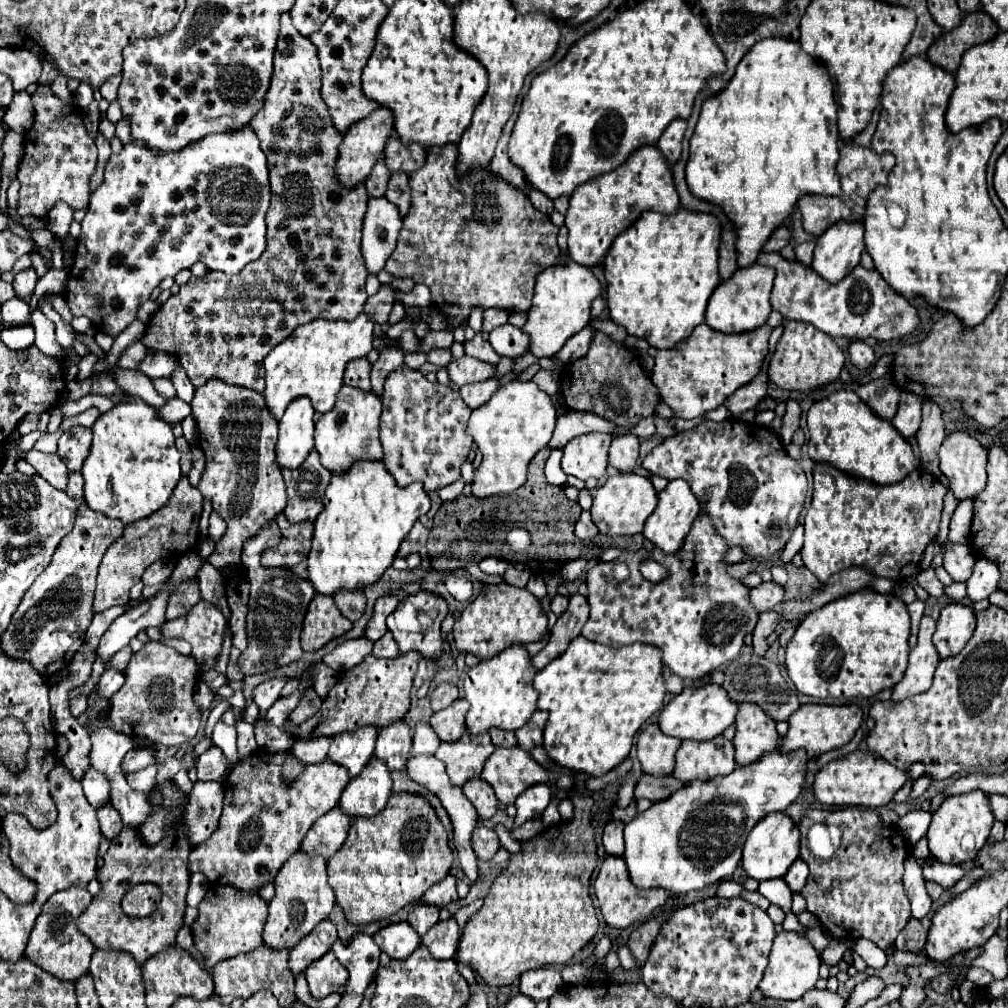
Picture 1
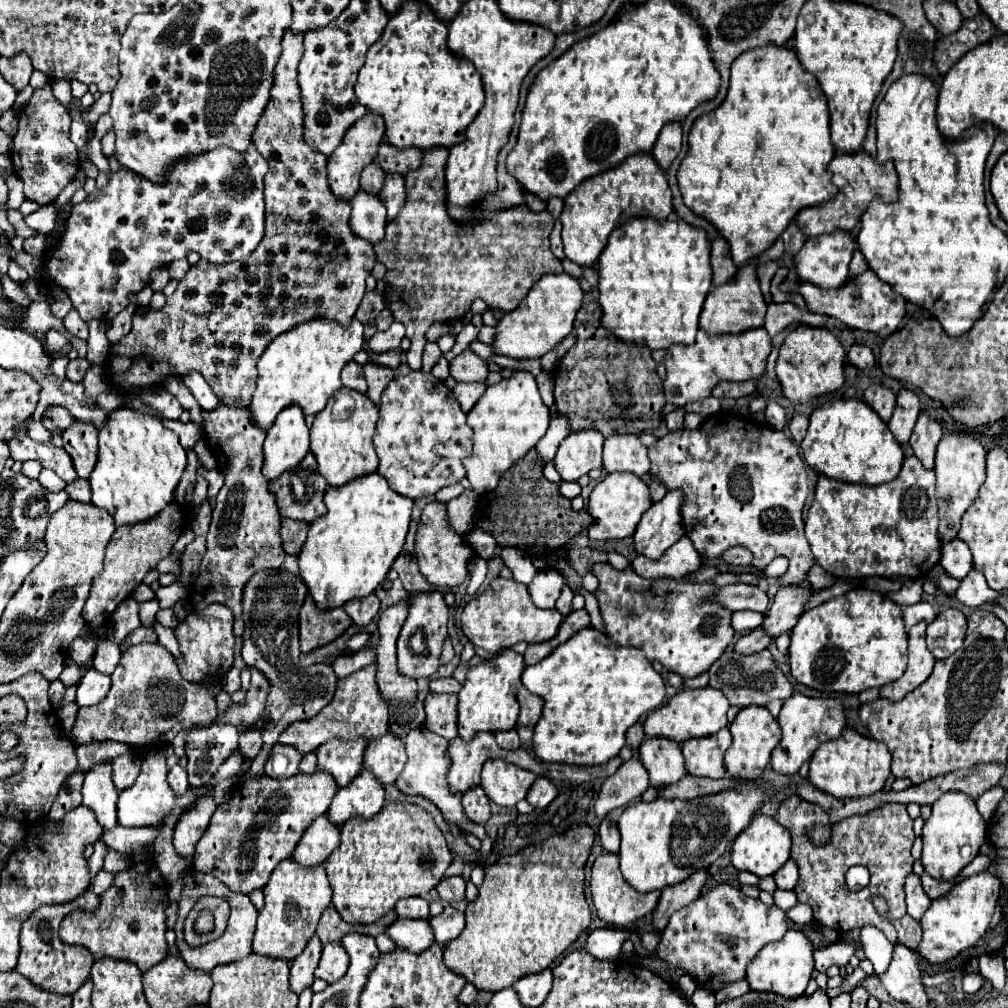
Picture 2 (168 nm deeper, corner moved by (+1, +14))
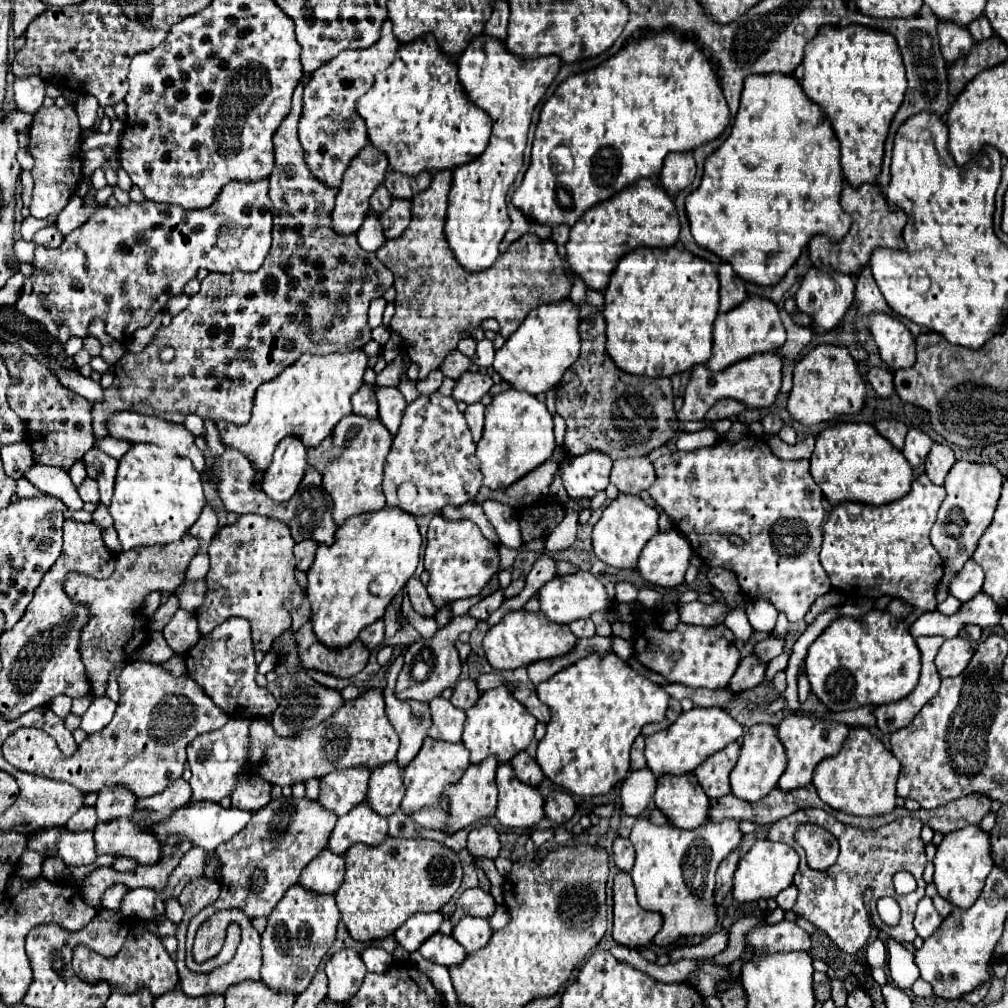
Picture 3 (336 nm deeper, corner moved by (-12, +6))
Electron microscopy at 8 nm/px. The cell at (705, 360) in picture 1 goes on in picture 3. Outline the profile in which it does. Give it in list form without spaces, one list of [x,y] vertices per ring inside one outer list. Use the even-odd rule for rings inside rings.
[[[760,353],[756,357],[742,359],[720,373],[712,373],[706,365],[696,365],[692,369],[692,379],[684,393],[684,405],[678,411],[680,421],[700,421],[708,409],[720,399],[734,399],[746,405],[746,409],[764,409],[770,407],[780,391],[782,381],[782,359],[776,353]]]

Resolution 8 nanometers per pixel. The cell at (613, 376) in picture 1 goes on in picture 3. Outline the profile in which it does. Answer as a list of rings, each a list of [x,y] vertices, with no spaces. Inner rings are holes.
[[[600,313],[588,321],[580,321],[582,355],[564,373],[556,393],[556,411],[566,421],[564,449],[570,455],[588,451],[608,453],[612,459],[642,457],[676,437],[680,421],[674,411],[674,393],[668,377],[648,379],[620,371],[604,351],[606,323]],[[622,397],[622,415],[614,415],[612,407]]]

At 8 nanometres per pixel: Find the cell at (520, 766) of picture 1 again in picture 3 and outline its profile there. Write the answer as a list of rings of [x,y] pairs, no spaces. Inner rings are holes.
[[[504,763],[496,769],[496,785],[498,785],[498,809],[496,819],[504,827],[512,829],[532,829],[544,817],[544,799],[538,789],[522,785],[514,777],[514,769],[510,763]]]

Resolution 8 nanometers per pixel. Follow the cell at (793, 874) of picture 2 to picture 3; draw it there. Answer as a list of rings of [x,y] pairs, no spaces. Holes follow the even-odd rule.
[[[790,885],[790,887],[788,887],[788,889],[784,889],[782,893],[778,893],[776,903],[778,903],[778,907],[780,907],[780,909],[790,911],[790,909],[794,907],[794,903],[796,903],[796,897],[798,897],[798,889],[796,889],[794,885]]]

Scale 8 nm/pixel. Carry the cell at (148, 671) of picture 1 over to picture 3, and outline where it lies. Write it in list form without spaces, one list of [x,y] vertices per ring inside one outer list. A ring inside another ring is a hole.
[[[128,663],[118,675],[118,685],[120,703],[116,707],[114,719],[102,731],[88,735],[70,759],[60,759],[60,749],[56,741],[40,729],[18,729],[16,733],[12,733],[4,741],[4,759],[20,771],[44,775],[56,781],[66,781],[78,787],[82,793],[98,793],[102,787],[120,785],[134,793],[138,799],[142,799],[160,793],[160,789],[166,789],[172,781],[182,777],[186,765],[186,745],[196,735],[220,729],[230,719],[220,707],[214,705],[214,701],[204,693],[204,689],[200,689],[200,685],[196,685],[188,677],[172,677],[158,663]]]

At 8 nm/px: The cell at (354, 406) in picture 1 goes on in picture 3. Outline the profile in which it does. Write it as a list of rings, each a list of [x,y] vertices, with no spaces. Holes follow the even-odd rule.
[[[348,415],[334,429],[332,441],[336,447],[340,447],[342,453],[338,459],[328,461],[322,487],[332,497],[334,523],[342,525],[352,515],[380,511],[380,507],[386,505],[382,493],[382,477],[384,477],[384,461],[392,447],[390,431],[378,419]]]

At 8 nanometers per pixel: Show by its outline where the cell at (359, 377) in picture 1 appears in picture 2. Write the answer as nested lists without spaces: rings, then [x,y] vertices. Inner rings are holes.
[[[349,361],[349,363],[343,367],[341,379],[343,379],[343,385],[345,385],[345,387],[357,389],[357,391],[361,391],[361,393],[367,393],[367,381],[365,381],[365,377],[363,377],[363,365],[359,365],[357,361]]]

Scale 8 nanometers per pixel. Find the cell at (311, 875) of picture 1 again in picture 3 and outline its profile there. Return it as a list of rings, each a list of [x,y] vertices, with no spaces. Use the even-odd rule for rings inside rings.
[[[294,885],[280,899],[280,905],[270,913],[268,925],[262,933],[262,981],[278,993],[300,995],[308,989],[312,977],[316,975],[324,955],[334,943],[336,925],[340,921],[340,911],[336,907],[334,895],[308,893],[304,887]]]

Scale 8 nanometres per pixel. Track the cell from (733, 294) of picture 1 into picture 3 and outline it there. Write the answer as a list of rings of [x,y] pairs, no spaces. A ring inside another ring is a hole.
[[[748,297],[744,303],[734,307],[728,313],[722,313],[716,317],[714,323],[714,353],[710,361],[706,361],[708,369],[714,369],[714,373],[724,371],[726,367],[734,365],[736,361],[748,359],[756,353],[768,353],[776,351],[786,341],[786,331],[780,321],[778,307],[762,297]]]

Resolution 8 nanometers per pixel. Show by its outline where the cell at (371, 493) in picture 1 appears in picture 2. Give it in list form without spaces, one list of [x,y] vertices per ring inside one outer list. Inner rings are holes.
[[[375,471],[375,473],[367,473],[367,477],[355,477],[355,481],[349,481],[347,485],[343,485],[343,489],[327,487],[325,507],[327,513],[311,523],[307,541],[299,553],[299,575],[309,587],[311,597],[317,601],[317,607],[333,609],[333,607],[341,607],[349,599],[365,597],[373,593],[375,587],[385,579],[387,571],[391,569],[391,563],[403,551],[405,535],[411,521],[413,501],[411,497],[403,497],[395,493],[387,485],[387,479]]]

